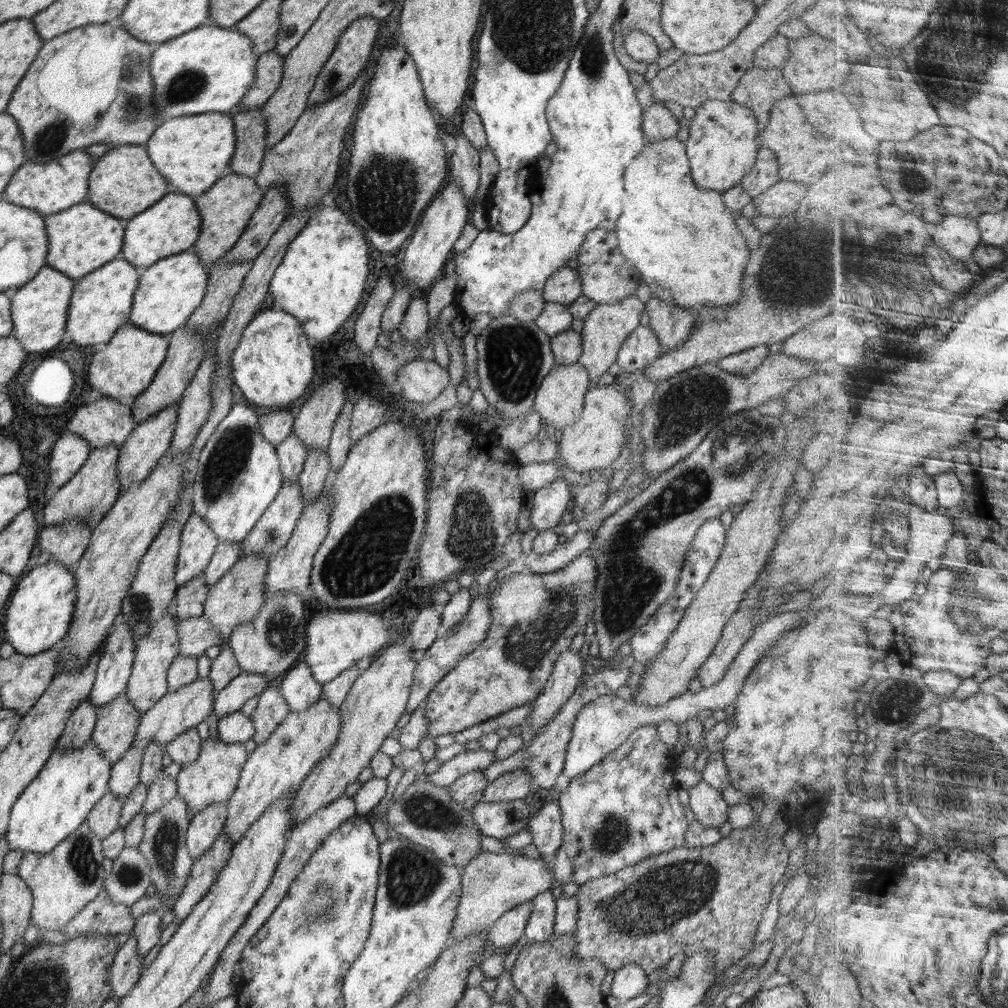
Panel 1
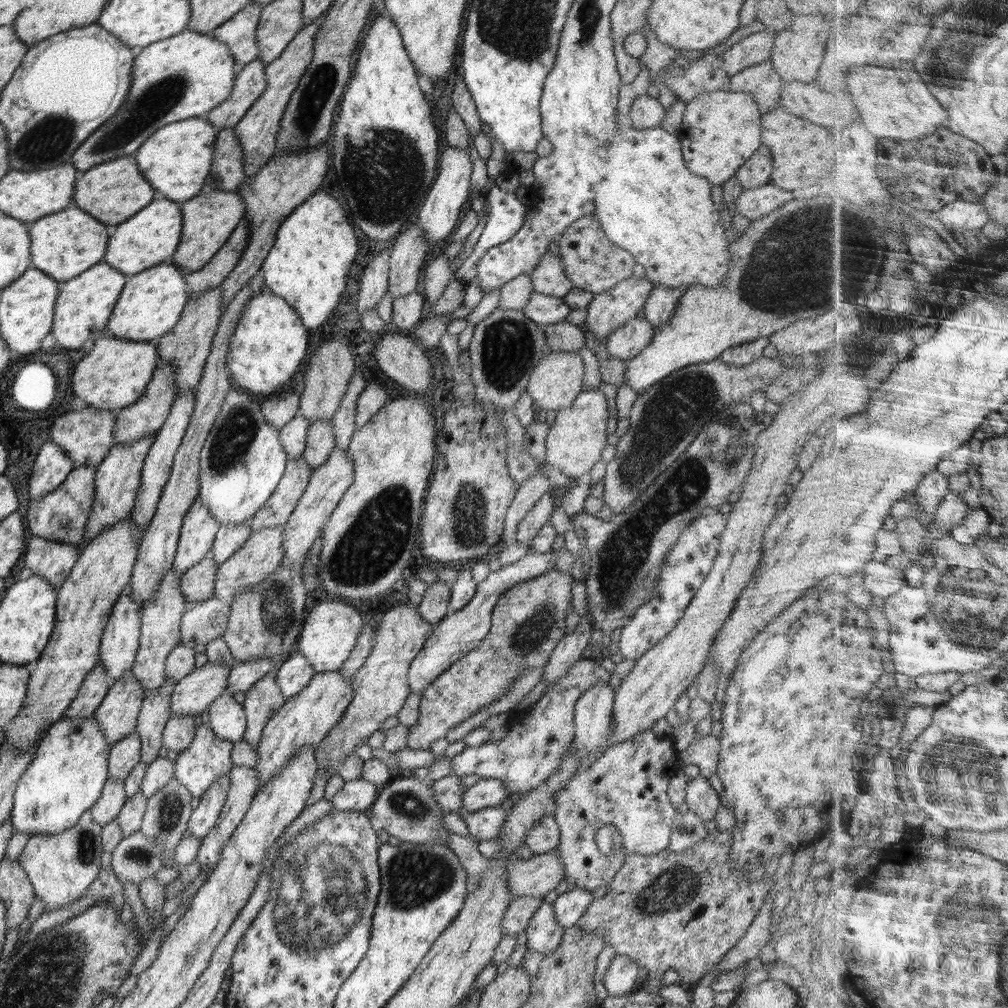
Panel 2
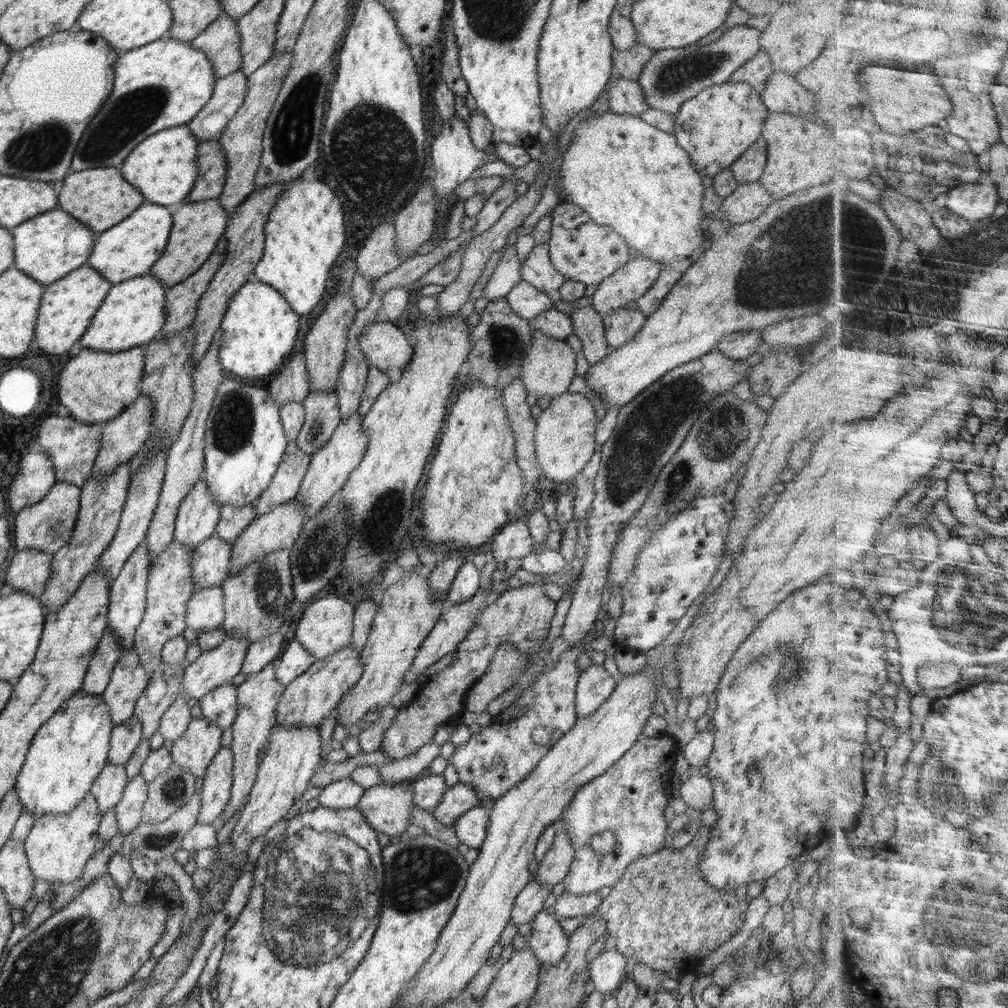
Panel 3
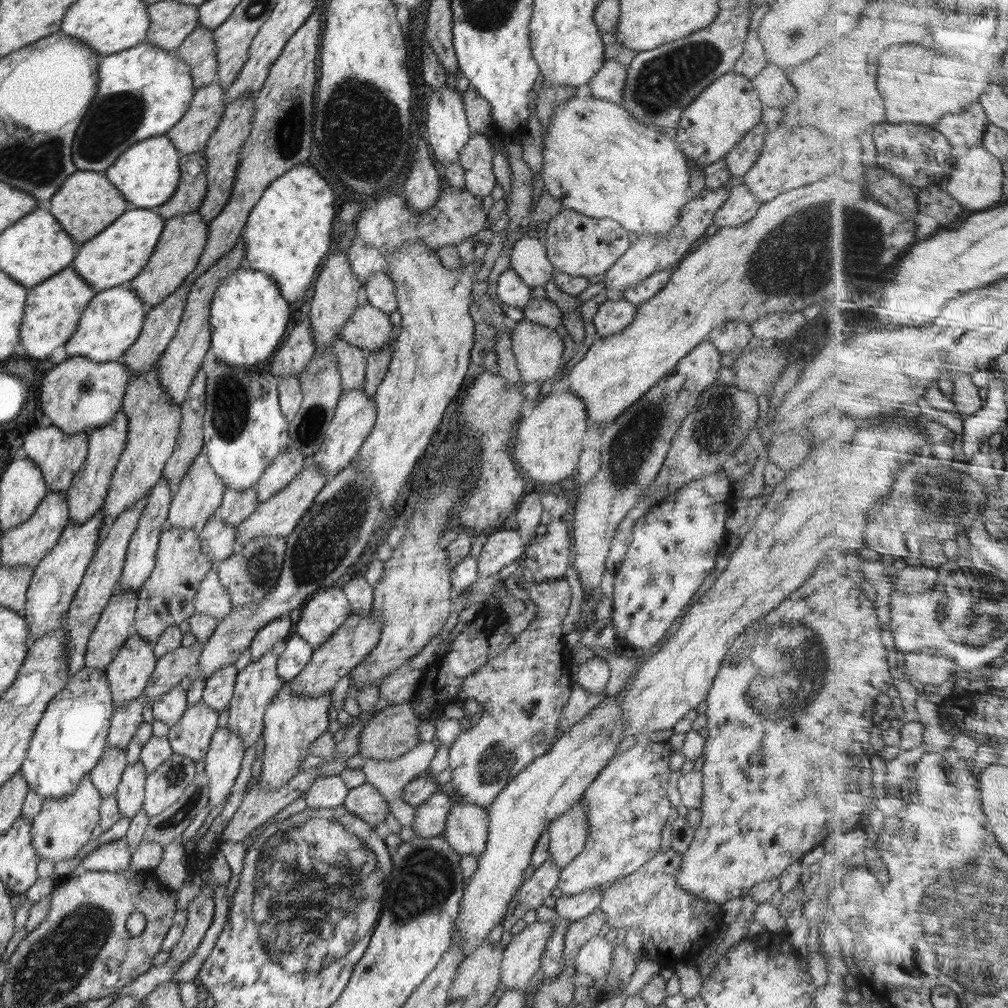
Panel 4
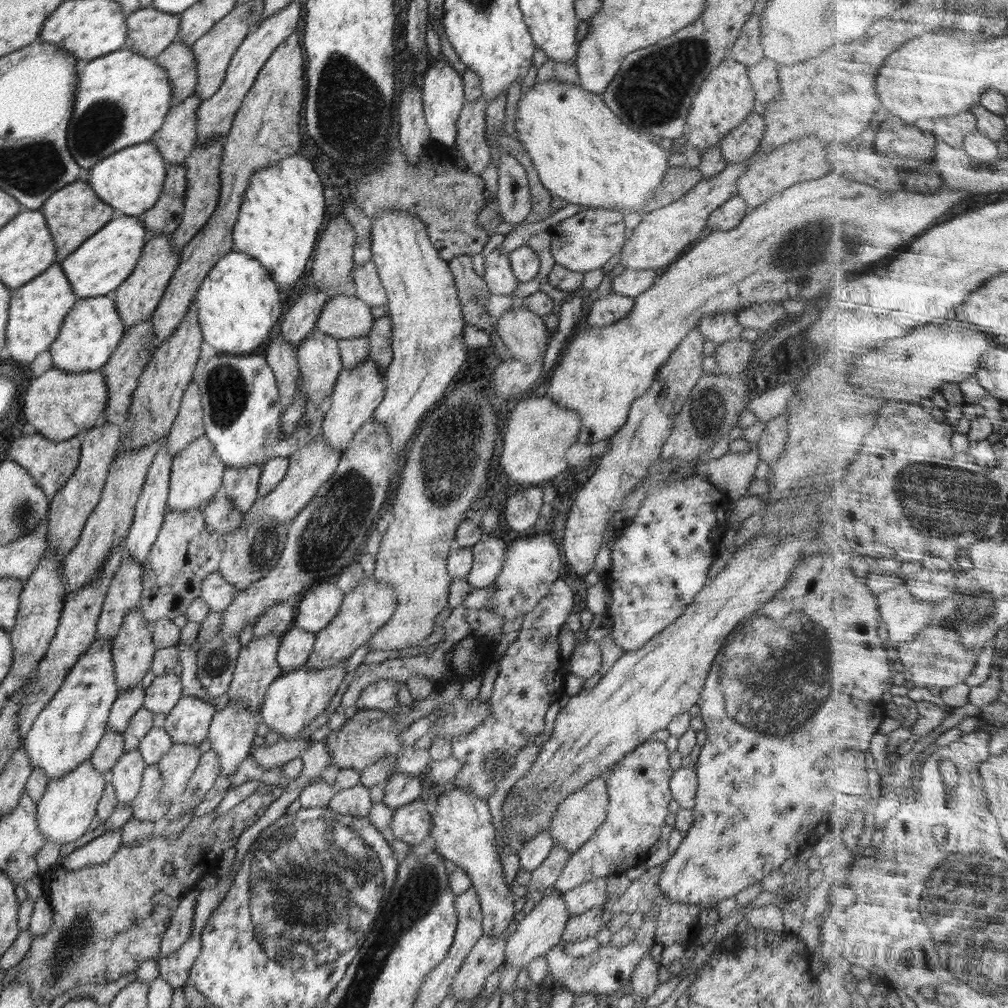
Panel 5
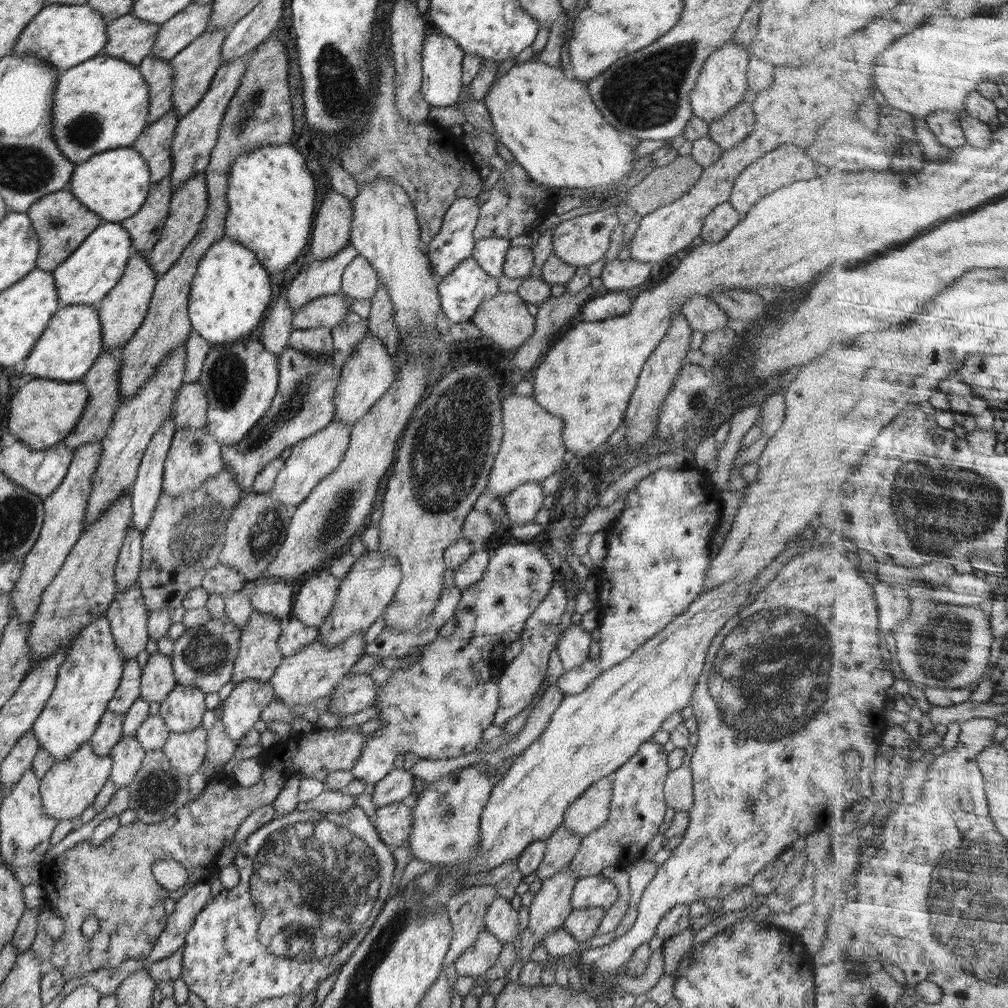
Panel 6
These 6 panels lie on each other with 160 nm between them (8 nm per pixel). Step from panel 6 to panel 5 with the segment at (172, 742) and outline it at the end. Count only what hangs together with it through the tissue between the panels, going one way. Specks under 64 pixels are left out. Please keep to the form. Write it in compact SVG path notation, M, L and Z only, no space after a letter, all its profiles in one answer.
M173 744L170 750L167 750L165 755L157 762L161 772L163 787L159 792L159 799L161 803L170 804L171 800L176 797L180 797L185 791L191 774L194 774L199 760L201 759L201 753L198 747L191 744Z

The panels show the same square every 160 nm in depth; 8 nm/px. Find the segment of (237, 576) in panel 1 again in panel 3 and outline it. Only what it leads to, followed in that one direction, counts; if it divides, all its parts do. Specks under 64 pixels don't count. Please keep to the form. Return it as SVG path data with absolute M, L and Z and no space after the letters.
M295 498L283 505L272 507L266 514L258 515L248 526L245 526L242 534L236 538L231 546L229 575L236 574L258 557L266 556L276 550L290 551L294 548L294 542L301 534L301 527L306 517L305 506Z

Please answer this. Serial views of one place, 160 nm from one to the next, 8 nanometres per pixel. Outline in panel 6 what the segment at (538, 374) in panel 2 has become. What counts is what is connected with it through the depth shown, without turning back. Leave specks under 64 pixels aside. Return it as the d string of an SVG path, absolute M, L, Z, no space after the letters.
M516 291L499 292L476 308L471 321L504 350L515 350L535 329L535 316L526 305Z

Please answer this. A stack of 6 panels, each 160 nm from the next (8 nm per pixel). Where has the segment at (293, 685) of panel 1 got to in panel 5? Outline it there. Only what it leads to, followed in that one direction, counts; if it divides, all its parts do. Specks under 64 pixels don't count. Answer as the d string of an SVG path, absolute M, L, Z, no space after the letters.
M292 626L289 631L279 637L278 664L284 671L305 666L310 653L313 651L315 640L316 635L314 633Z

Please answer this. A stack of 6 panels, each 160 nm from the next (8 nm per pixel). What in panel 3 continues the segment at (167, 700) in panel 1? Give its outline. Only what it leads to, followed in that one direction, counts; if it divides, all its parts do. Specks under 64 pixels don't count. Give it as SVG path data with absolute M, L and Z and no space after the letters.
M227 636L213 649L201 651L200 656L185 667L182 696L196 702L218 686L232 683L234 676L241 672L247 645L244 639Z

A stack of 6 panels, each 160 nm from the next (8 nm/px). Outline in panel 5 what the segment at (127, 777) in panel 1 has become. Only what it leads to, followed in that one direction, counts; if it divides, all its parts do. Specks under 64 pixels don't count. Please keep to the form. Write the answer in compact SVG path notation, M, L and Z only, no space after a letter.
M141 684L130 686L130 690L120 691L113 702L107 726L123 734L136 710L143 706L144 695Z

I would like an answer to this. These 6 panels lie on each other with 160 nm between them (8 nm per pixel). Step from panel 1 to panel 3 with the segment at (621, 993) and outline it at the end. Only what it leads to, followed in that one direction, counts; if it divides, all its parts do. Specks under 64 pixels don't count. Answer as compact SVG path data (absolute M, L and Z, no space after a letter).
M603 949L594 960L590 960L589 980L594 982L595 990L608 996L620 983L628 978L627 958L617 949Z

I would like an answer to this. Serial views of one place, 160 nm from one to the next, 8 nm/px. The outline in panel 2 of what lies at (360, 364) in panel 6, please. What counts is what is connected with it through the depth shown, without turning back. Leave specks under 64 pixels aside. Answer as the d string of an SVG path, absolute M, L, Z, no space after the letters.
M334 448L332 452L330 453L330 458L322 464L322 466L318 466L314 472L311 472L311 478L309 480L308 487L304 491L304 494L298 499L298 504L294 507L293 513L290 515L290 518L288 519L288 522L283 527L283 533L282 533L282 548L284 548L284 557L281 560L282 563L285 565L288 565L291 569L293 568L294 564L300 564L302 568L298 570L300 574L302 574L303 570L303 562L307 559L308 554L310 554L310 549L314 544L317 542L318 539L321 539L323 531L325 526L327 525L327 522L329 521L329 518L331 517L331 514L334 512L334 509L336 508L336 505L338 502L340 502L340 499L342 498L342 495L346 492L346 489L352 485L352 482L354 481L354 464L350 462L350 458L348 458L348 453L346 451L340 450L340 448Z

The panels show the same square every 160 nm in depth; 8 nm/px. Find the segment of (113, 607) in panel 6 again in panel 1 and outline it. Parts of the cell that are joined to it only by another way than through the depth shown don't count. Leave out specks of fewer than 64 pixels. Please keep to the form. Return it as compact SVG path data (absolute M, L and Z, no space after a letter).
M125 693L97 709L97 721L91 741L110 762L117 763L132 744L142 714Z

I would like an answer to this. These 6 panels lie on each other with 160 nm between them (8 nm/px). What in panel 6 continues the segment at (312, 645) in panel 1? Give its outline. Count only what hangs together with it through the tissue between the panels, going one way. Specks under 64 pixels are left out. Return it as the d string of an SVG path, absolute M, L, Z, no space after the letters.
M328 570L307 576L293 600L291 615L306 626L320 627L331 612L339 580Z

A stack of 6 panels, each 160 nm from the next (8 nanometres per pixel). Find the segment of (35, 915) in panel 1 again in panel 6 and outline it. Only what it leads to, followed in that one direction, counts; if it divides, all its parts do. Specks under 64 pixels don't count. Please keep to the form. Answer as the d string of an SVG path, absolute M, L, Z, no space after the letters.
M89 742L81 744L68 758L54 761L48 772L39 780L41 801L49 817L55 818L57 822L79 819L109 779L111 766L111 755L98 756Z

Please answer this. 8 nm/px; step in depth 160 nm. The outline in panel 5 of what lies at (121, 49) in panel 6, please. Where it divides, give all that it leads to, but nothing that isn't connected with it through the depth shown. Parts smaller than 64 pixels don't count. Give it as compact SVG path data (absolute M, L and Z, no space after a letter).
M150 5L125 19L127 39L123 49L130 49L146 59L162 54L179 36L180 14L168 14Z

